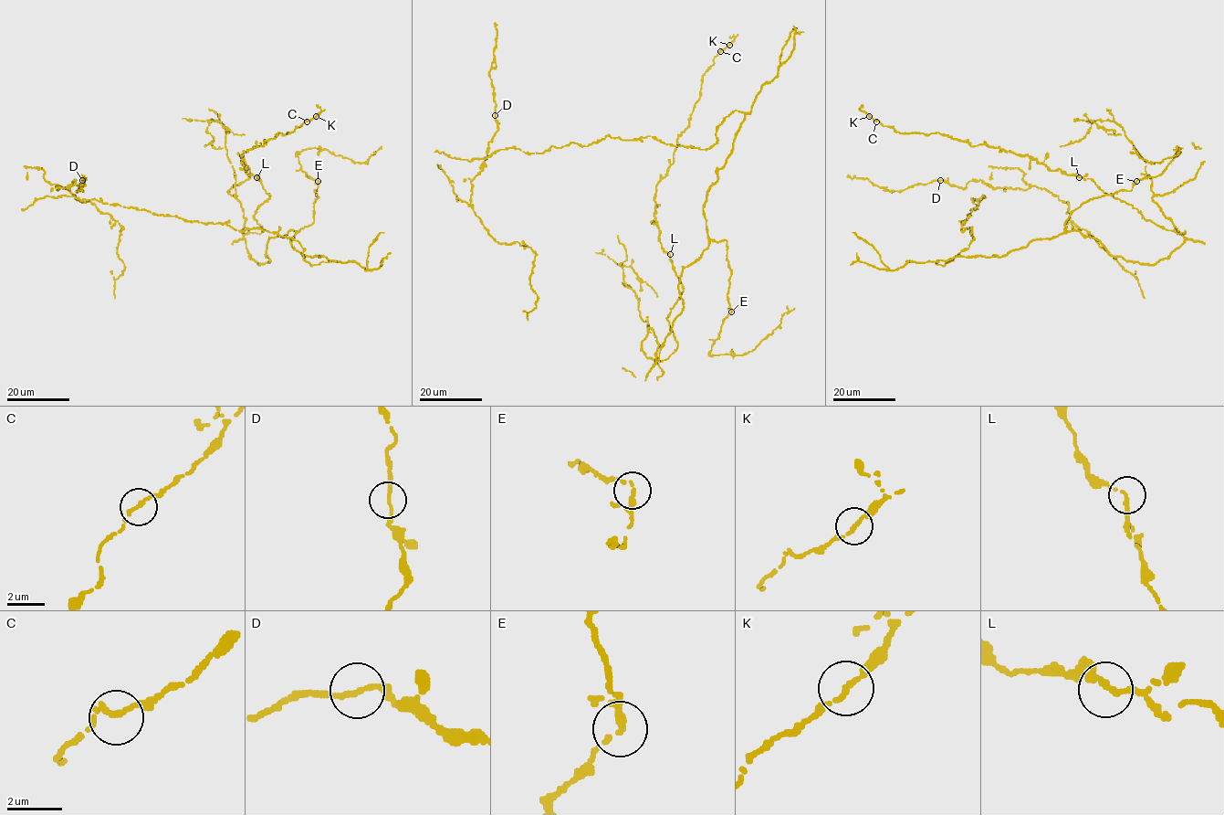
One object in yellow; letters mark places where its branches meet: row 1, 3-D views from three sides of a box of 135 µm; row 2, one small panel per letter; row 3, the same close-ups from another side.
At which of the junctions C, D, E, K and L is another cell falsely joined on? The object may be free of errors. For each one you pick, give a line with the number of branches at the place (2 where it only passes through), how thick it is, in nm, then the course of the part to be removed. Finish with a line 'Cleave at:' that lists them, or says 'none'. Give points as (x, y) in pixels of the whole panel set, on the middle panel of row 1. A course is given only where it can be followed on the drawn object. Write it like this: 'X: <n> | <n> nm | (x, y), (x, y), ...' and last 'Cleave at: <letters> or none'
Cleave at: none

